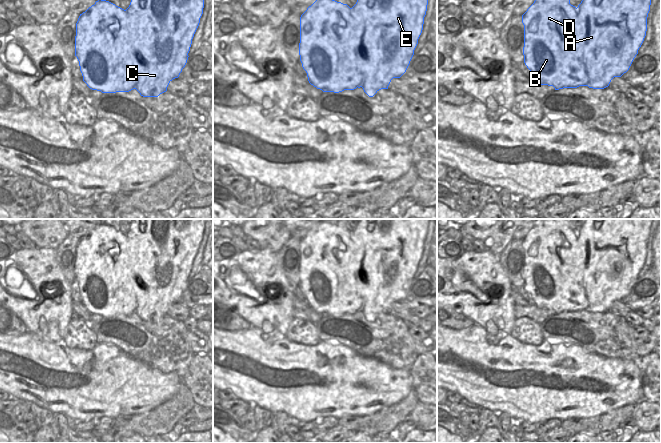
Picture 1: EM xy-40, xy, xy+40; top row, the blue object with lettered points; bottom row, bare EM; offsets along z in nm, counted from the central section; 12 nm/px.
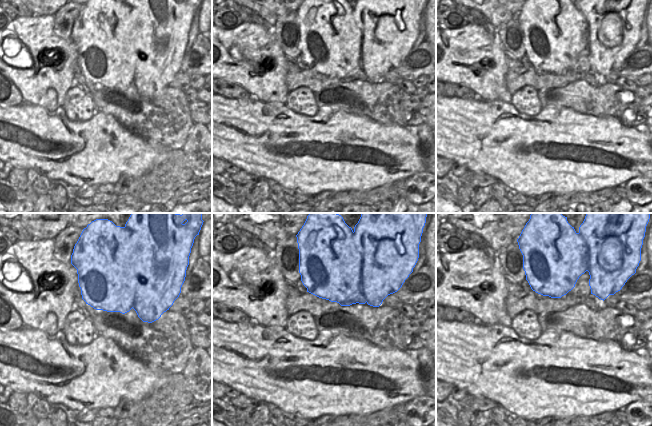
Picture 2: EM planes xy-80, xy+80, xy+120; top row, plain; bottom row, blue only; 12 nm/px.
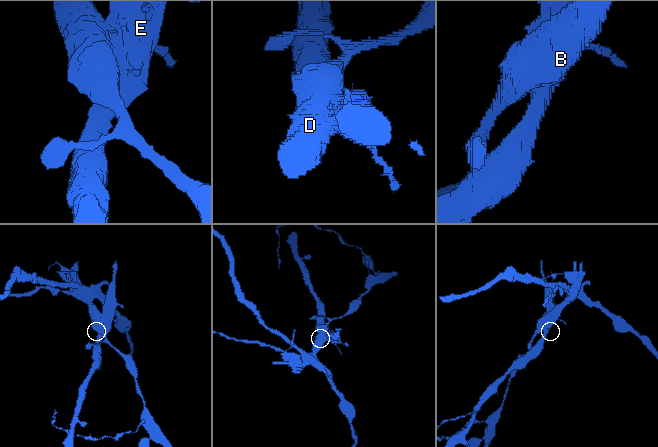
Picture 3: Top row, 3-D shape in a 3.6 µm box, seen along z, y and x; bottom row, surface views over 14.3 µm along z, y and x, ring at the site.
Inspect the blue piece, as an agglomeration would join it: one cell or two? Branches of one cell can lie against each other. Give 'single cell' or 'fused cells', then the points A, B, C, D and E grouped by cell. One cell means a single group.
fused cells; A C E / B D

